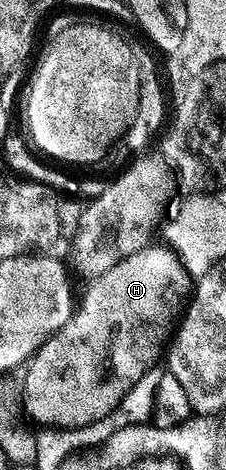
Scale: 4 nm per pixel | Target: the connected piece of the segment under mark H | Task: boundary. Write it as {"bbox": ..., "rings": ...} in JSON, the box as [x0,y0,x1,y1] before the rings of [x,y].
{"bbox":[21,245,192,429],"rings":[[[150,245],[141,251],[137,251],[135,255],[129,255],[126,259],[121,259],[116,265],[112,265],[112,269],[108,269],[102,275],[99,275],[89,286],[90,288],[83,295],[81,292],[80,306],[75,310],[72,318],[56,334],[50,336],[45,345],[26,363],[27,380],[24,381],[23,385],[21,410],[32,422],[39,423],[37,425],[39,428],[69,429],[83,427],[89,423],[100,421],[105,415],[115,411],[120,405],[124,393],[128,393],[128,389],[132,389],[132,385],[136,385],[136,381],[140,381],[140,377],[144,377],[147,369],[159,362],[160,356],[163,354],[164,348],[175,330],[176,320],[184,307],[182,291],[189,292],[191,290],[192,279],[191,276],[187,275],[186,268],[178,262],[177,258],[165,246],[159,245],[159,247],[156,247],[156,245]]]}

